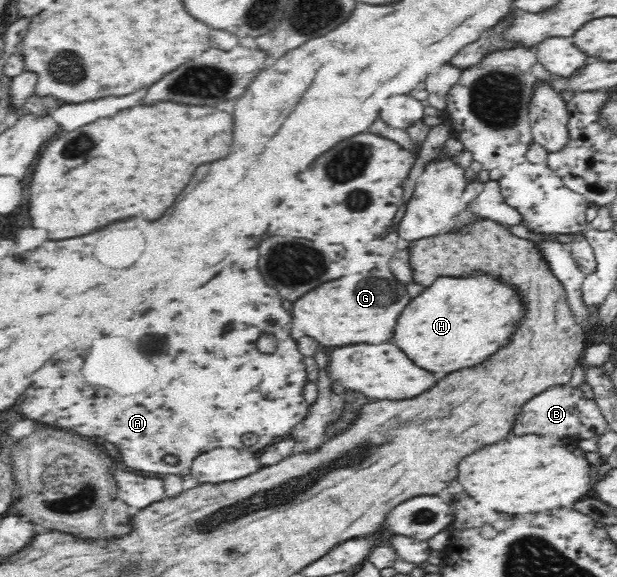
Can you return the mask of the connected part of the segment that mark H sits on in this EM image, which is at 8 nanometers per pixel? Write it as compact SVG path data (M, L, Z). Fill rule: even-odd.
M476 270L468 275L441 275L401 312L393 340L405 354L409 354L409 358L413 358L413 362L417 362L417 366L431 372L451 374L461 368L483 364L489 356L504 349L527 319L527 314L521 289L491 273Z

